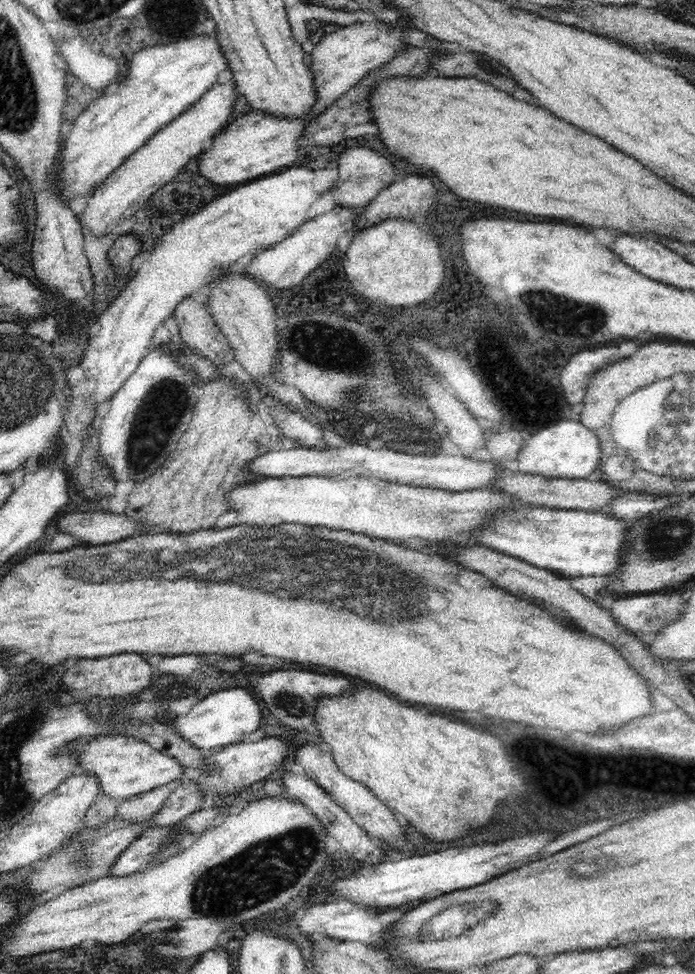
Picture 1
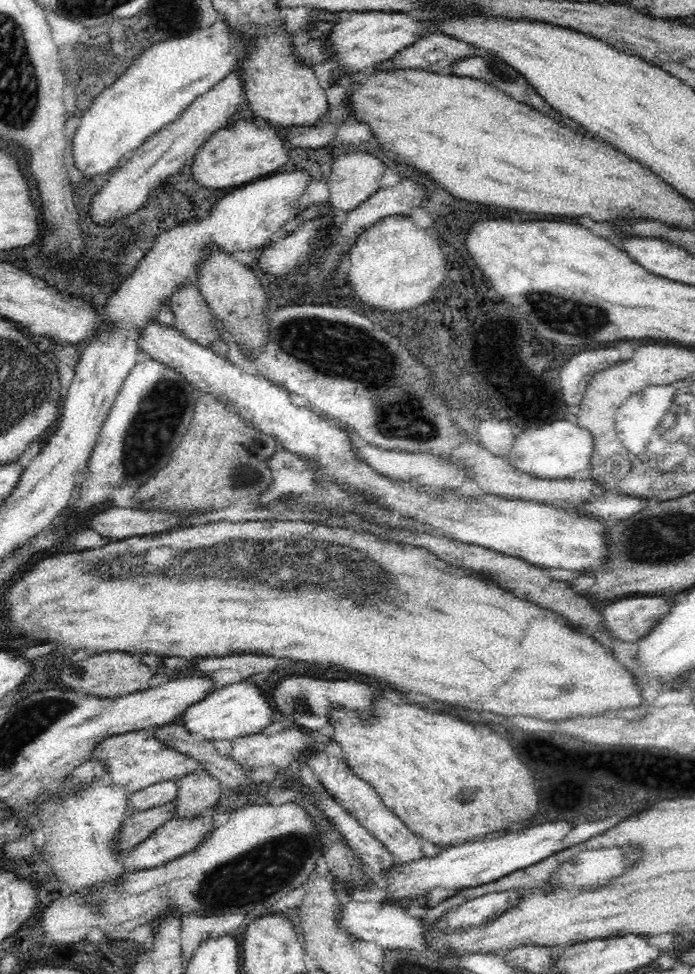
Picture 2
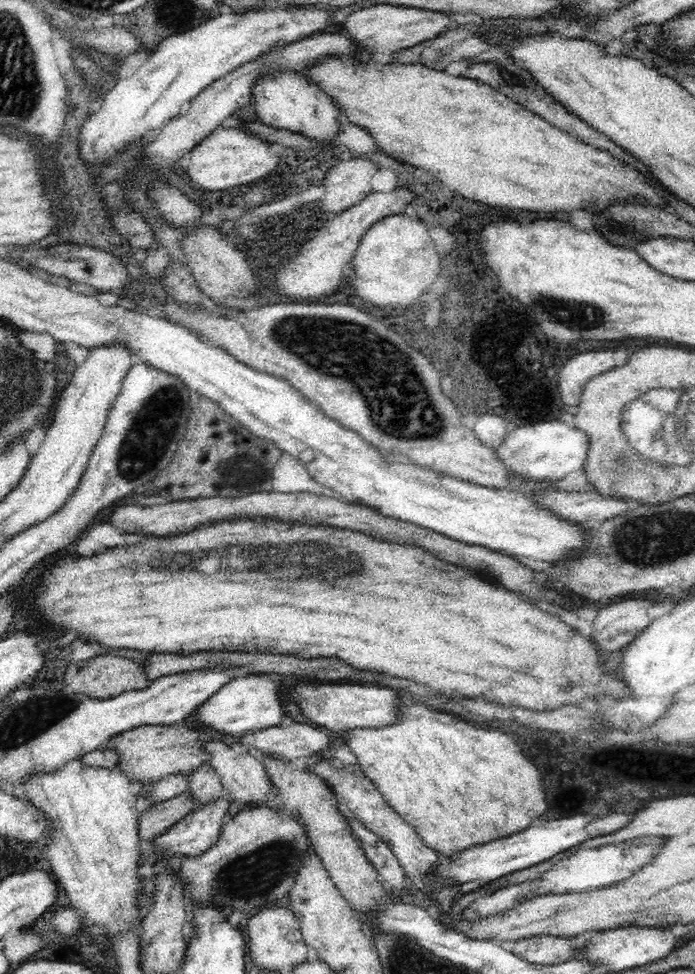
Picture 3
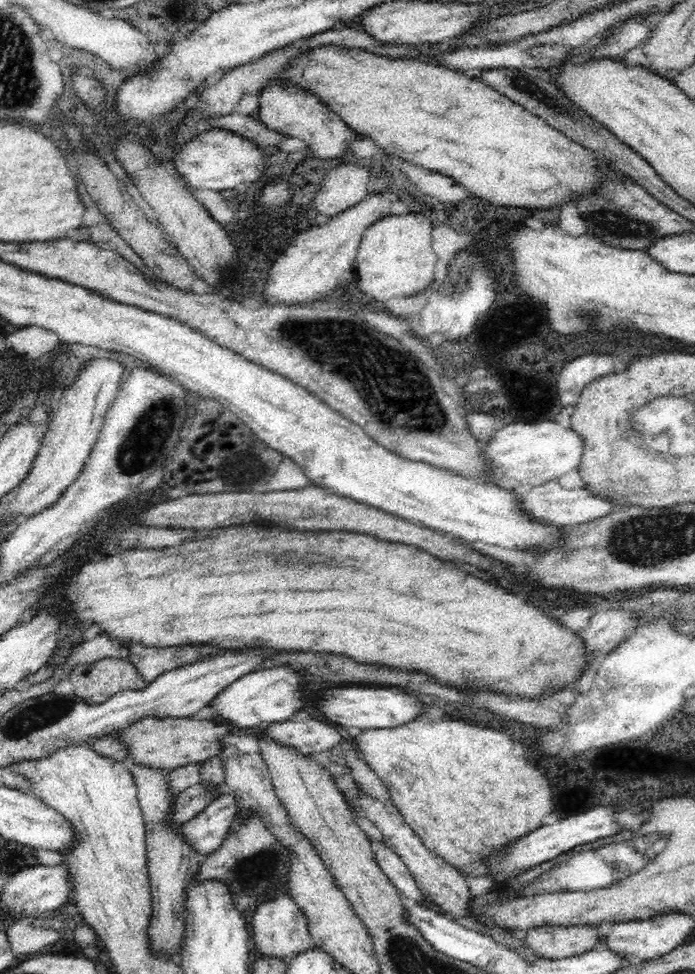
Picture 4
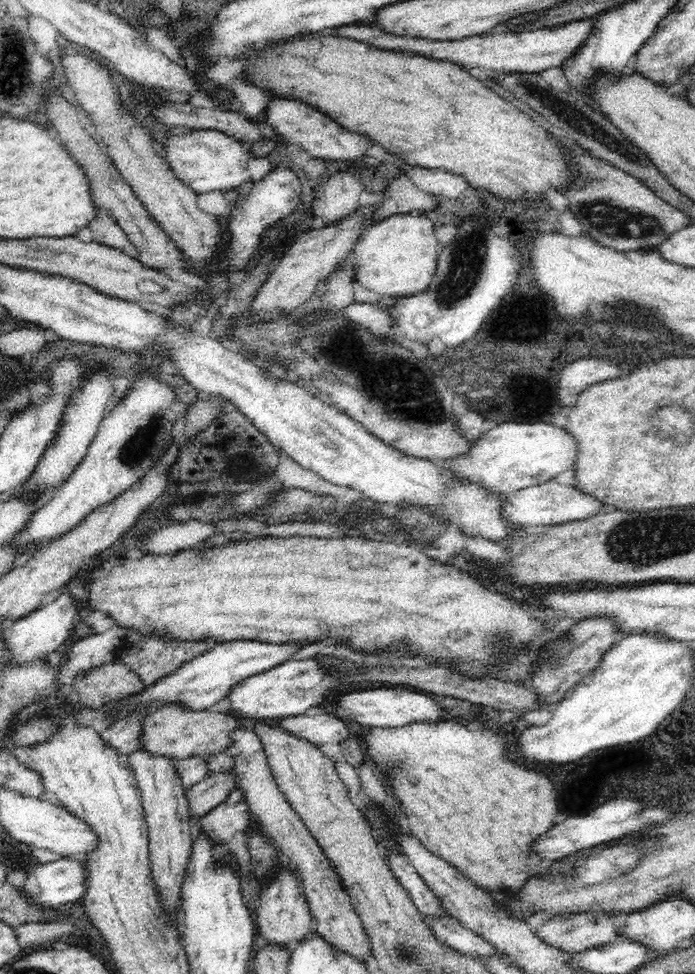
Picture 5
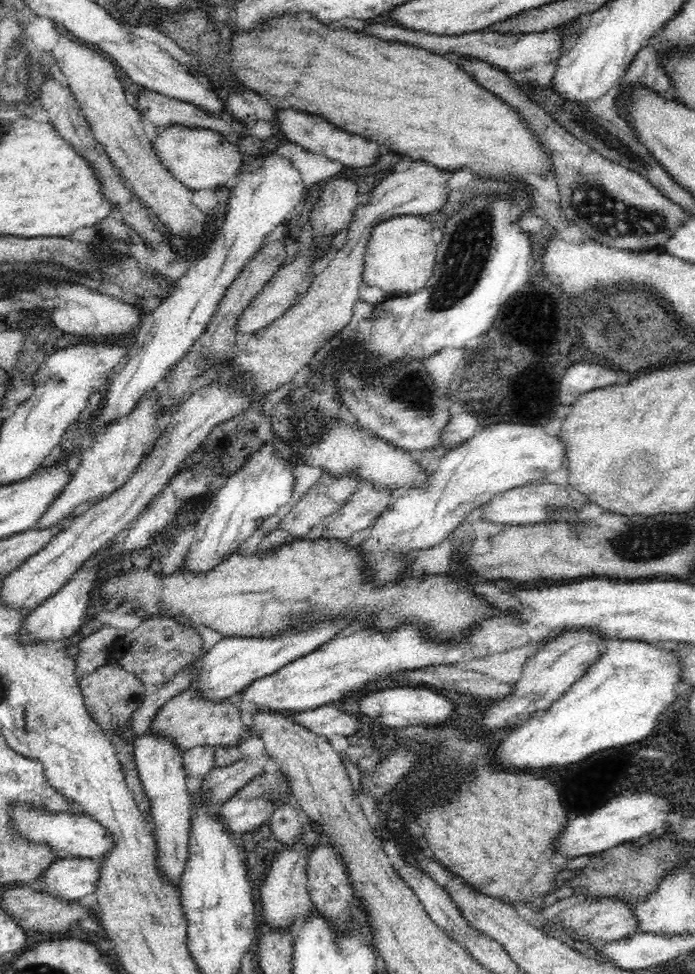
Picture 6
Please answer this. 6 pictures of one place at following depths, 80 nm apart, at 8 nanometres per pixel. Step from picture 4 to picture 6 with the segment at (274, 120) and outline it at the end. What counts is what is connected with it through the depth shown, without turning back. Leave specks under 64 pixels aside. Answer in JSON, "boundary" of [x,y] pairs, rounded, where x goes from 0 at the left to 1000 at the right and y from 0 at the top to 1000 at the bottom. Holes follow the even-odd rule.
{"boundary":[[[396,112],[396,120],[403,130],[403,136],[416,146],[429,147],[443,157],[466,160],[475,164],[492,167],[492,170],[521,172],[538,168],[547,157],[544,147],[521,140],[505,138],[485,131],[469,122],[437,115],[424,115],[423,112]]]}

